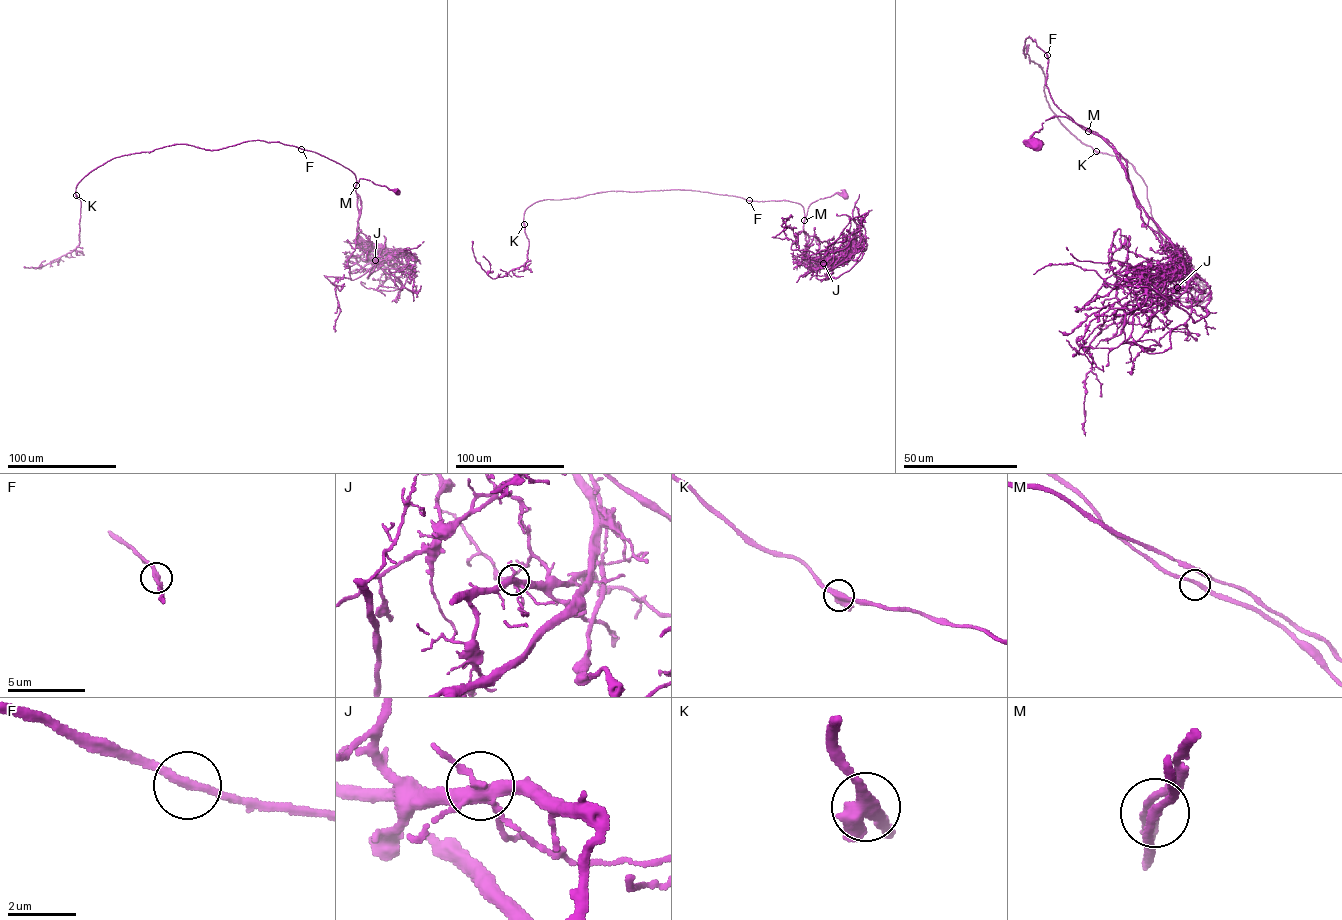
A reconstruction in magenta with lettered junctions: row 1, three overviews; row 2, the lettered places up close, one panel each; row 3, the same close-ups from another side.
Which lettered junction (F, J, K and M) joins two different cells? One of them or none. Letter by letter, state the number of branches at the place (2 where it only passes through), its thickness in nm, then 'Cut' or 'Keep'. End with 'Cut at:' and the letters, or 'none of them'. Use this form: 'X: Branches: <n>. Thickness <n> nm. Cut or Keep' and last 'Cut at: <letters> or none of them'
F: Branches: 2. Thickness 280 nm. Keep
J: Branches: 6. Thickness 340 nm. Cut
K: Branches: 3. Thickness 440 nm. Keep
M: Branches: 4. Thickness 200 nm. Keep
Cut at: J

